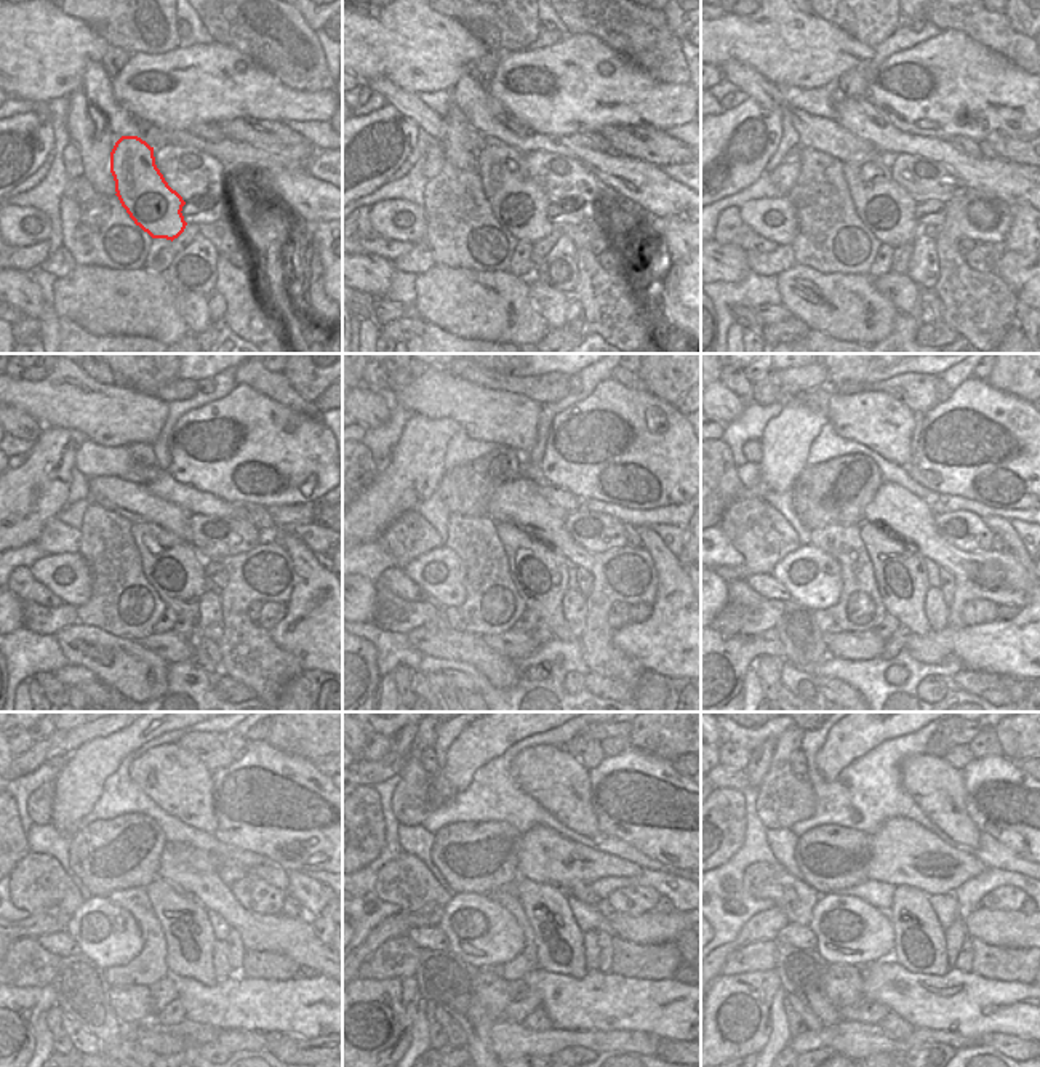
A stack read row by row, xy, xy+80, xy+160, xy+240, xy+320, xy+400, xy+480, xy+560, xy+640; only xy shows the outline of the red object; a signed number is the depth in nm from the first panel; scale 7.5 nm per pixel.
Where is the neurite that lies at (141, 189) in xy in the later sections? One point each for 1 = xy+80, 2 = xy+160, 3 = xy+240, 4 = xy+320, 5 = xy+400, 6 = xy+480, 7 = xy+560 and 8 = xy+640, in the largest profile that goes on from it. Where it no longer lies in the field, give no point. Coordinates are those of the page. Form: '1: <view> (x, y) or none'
1: xy+80 (517, 202)
2: xy+160 (885, 208)
3: xy+240 (175, 570)
4: xy+320 (540, 573)
5: xy+400 (901, 576)
6: xy+480 (189, 938)
7: xy+560 (559, 941)
8: xy+640 (919, 938)

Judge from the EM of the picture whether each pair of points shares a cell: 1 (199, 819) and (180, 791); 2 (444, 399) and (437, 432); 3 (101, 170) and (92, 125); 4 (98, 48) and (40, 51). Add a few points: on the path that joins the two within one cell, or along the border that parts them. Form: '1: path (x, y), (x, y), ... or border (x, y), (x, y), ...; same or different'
1: path (197, 813), (186, 797); same
2: border (416, 415), (452, 418), (463, 427); different
3: path (96, 159), (93, 136); same
4: path (84, 48), (55, 48); same

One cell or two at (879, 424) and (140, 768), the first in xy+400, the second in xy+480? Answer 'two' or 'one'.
one

